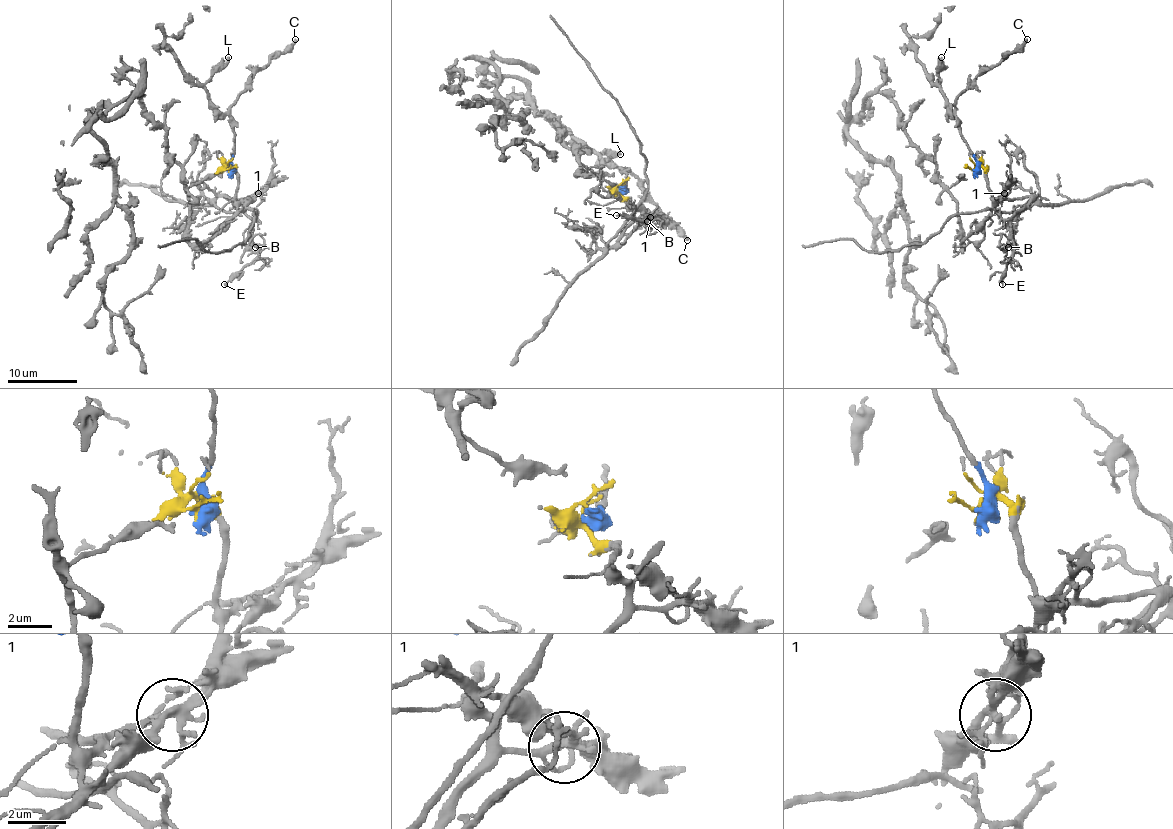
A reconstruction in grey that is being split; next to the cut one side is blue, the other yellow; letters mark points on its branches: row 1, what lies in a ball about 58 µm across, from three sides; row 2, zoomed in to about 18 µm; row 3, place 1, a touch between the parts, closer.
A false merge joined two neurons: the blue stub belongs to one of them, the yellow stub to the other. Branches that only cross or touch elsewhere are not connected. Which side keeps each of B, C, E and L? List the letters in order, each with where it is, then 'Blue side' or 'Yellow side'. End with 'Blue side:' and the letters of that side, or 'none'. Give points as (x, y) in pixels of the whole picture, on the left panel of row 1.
B: Place: (255, 247). Yellow side
C: Place: (295, 39). Blue side
E: Place: (224, 284). Yellow side
L: Place: (228, 57). Blue side
Blue side: C, L

